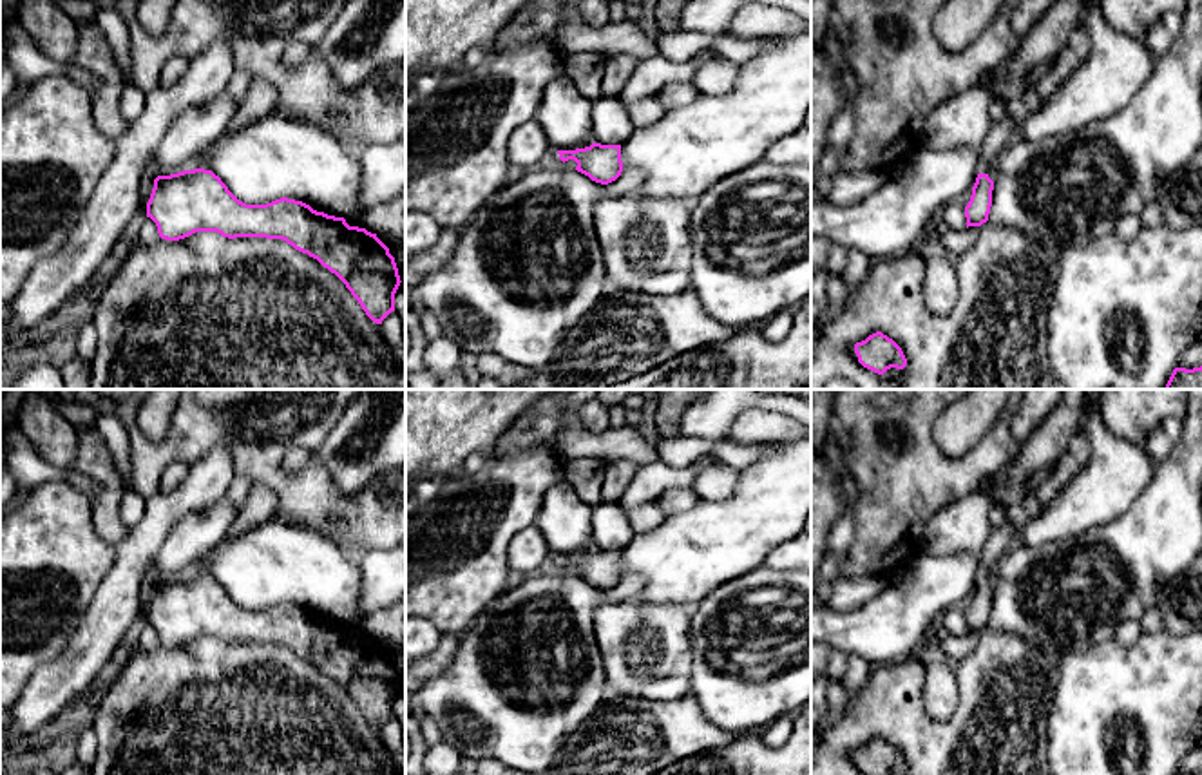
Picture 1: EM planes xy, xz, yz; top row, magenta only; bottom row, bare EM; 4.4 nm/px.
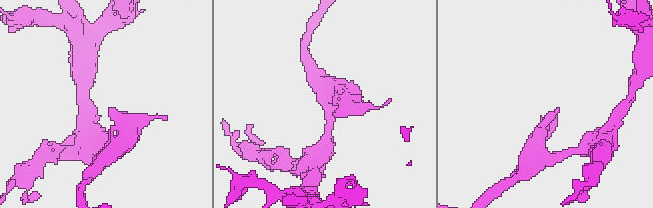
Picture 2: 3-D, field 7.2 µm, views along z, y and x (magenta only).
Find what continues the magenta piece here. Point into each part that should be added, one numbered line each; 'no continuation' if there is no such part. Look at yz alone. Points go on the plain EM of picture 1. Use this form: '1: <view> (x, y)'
1: yz (1003, 538)

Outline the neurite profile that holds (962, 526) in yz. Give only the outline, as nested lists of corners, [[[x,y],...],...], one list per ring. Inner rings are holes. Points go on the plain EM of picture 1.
[[[967,494],[943,505],[923,529],[923,549],[932,556],[952,552],[981,552],[992,531],[988,494]]]

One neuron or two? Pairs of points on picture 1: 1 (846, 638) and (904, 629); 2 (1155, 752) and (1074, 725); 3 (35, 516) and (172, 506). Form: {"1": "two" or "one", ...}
{"1": "one", "2": "one", "3": "two"}

